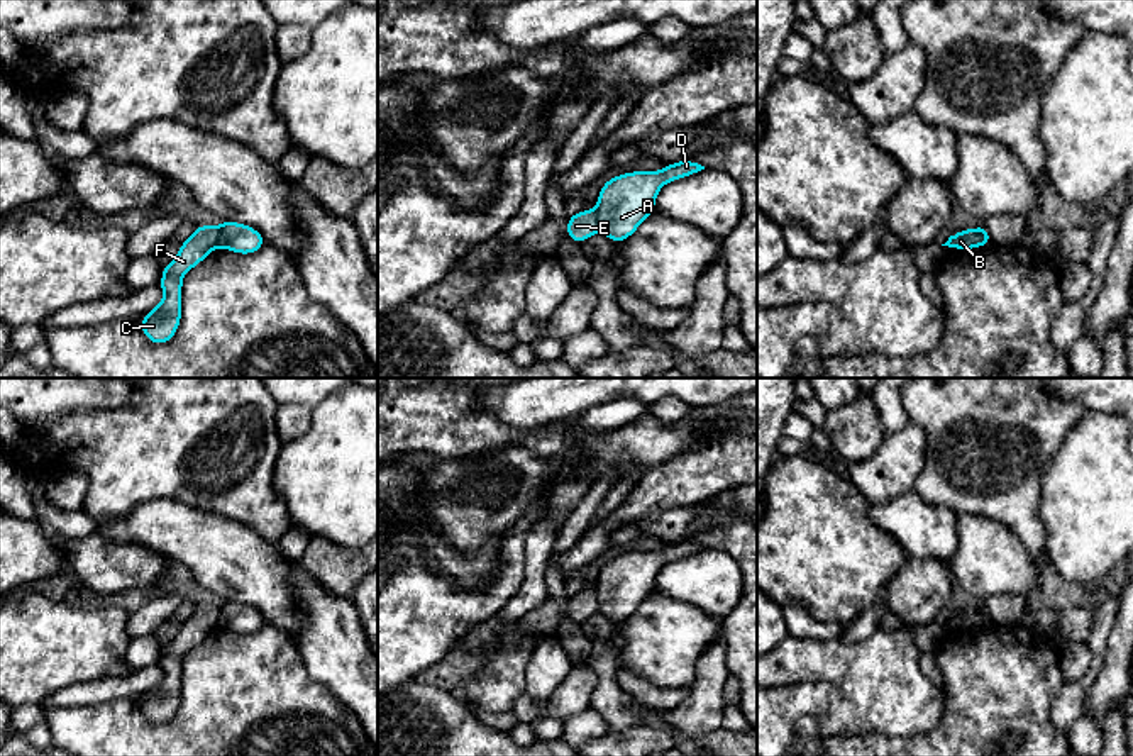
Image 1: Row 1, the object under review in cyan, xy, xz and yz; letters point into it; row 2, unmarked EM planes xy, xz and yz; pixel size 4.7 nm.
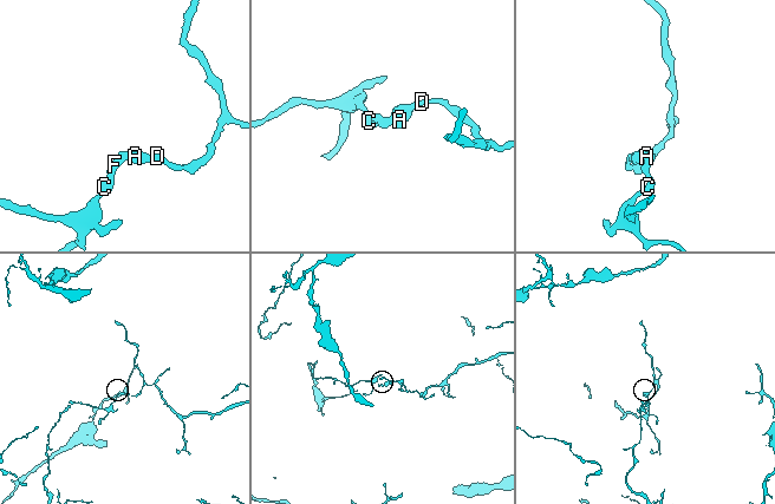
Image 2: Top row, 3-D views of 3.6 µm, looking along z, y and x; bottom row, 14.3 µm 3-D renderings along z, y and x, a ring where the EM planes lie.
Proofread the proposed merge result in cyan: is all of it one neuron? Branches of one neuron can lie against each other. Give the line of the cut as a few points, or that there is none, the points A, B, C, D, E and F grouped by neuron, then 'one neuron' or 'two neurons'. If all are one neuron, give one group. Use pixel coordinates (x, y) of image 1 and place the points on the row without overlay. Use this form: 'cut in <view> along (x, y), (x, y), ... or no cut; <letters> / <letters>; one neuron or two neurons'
cut in xy along (222, 605), (217, 626); A B D / C E F; two neurons

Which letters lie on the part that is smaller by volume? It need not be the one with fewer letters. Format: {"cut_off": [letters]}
{"cut_off": ["A", "B", "D"]}

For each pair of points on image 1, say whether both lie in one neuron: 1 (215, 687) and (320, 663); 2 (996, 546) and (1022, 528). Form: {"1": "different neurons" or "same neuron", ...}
{"1": "different neurons", "2": "different neurons"}

